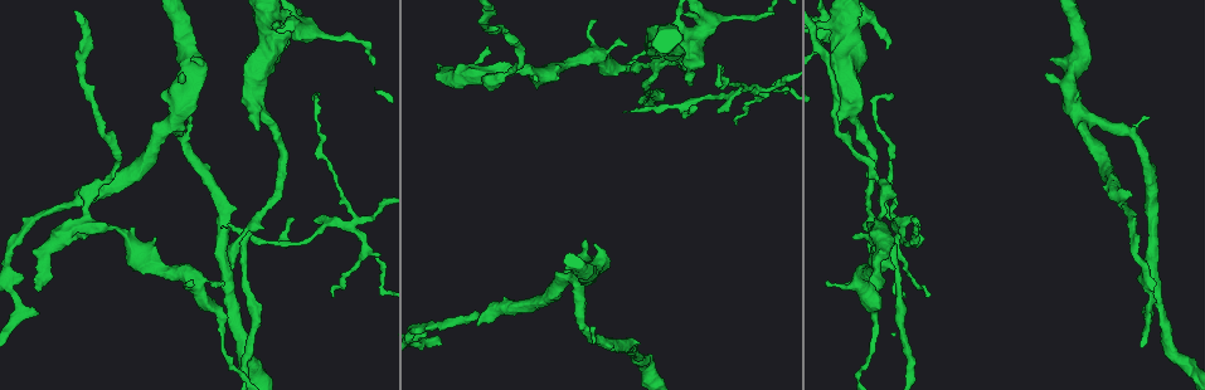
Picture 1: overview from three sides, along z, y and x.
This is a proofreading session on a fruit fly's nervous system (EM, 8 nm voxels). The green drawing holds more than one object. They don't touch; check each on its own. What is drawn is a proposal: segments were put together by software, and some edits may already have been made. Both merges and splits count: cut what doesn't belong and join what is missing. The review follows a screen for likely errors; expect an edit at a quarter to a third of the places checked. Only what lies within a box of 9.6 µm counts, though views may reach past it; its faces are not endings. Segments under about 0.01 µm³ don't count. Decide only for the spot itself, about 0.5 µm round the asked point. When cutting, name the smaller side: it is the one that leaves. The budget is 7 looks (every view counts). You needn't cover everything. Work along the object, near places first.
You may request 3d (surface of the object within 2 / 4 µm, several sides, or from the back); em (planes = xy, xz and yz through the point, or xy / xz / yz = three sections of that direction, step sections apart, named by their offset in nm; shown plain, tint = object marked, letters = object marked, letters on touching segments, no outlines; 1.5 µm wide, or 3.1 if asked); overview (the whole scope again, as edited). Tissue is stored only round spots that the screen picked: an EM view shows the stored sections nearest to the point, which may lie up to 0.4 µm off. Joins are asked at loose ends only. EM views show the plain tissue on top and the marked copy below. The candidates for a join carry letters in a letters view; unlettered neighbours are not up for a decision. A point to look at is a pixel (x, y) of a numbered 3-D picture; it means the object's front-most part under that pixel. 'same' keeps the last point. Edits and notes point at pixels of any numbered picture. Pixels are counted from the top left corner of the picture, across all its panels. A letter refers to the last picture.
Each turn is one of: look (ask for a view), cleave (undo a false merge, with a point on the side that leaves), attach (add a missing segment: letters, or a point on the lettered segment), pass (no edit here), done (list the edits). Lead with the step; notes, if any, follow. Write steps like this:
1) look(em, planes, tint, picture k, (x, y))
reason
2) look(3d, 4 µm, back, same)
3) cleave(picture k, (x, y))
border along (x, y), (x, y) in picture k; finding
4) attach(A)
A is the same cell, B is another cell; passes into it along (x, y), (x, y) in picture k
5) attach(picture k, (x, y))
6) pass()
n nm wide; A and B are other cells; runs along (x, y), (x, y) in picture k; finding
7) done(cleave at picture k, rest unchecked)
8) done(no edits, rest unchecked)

look(3d, 2 µm, picture 1, (259, 129))
stops while still wide

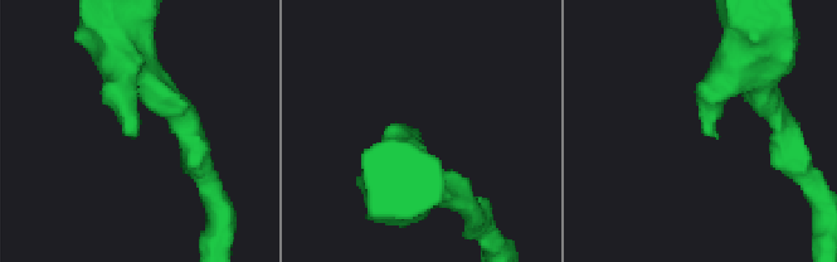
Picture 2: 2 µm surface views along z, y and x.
look(em, planes, letters, picture 2, (716, 139))

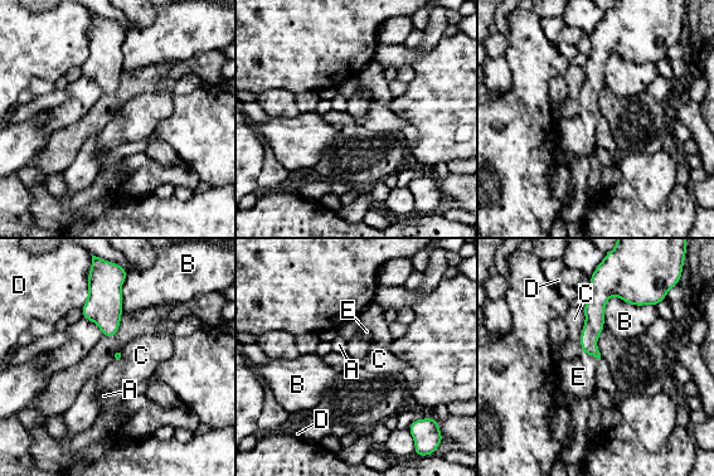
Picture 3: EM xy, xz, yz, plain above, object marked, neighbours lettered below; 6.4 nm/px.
attach(E)
E is the same cell, A, B, C and D are other cells; passes into it along (593, 326), (592, 355), (578, 377) in picture 3; it goes on there

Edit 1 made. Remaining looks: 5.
look(overview)

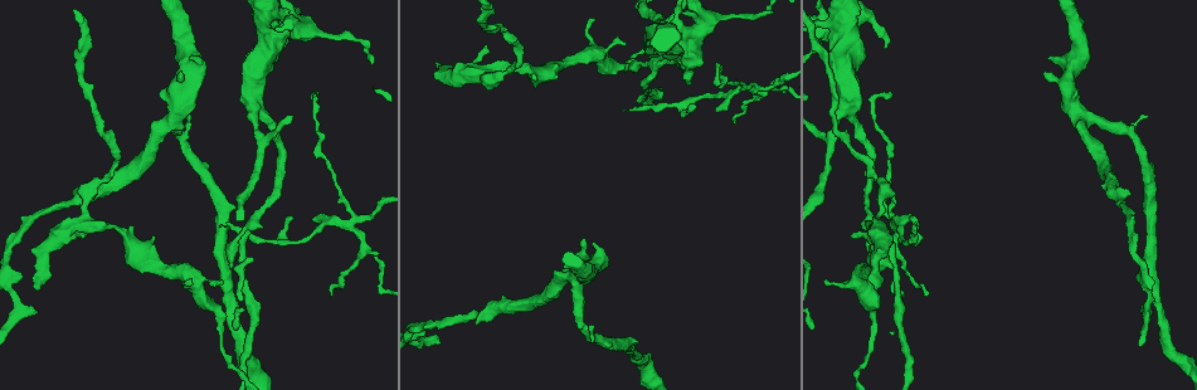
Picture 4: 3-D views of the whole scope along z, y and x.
look(3d, 4 µm, picture 4, (225, 223))

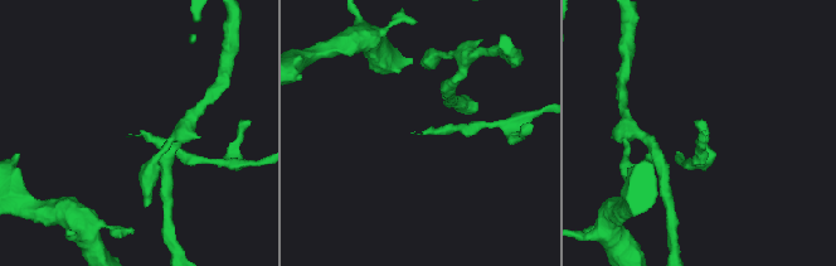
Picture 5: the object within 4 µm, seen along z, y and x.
look(em, xz, step 4, tint, picture 5, (703, 130))

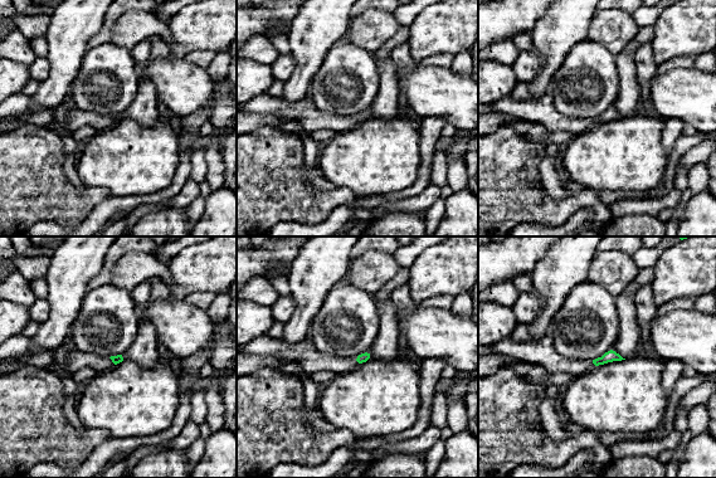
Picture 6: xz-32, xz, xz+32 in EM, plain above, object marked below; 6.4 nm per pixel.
look(em, planes, letters, same)
another direction

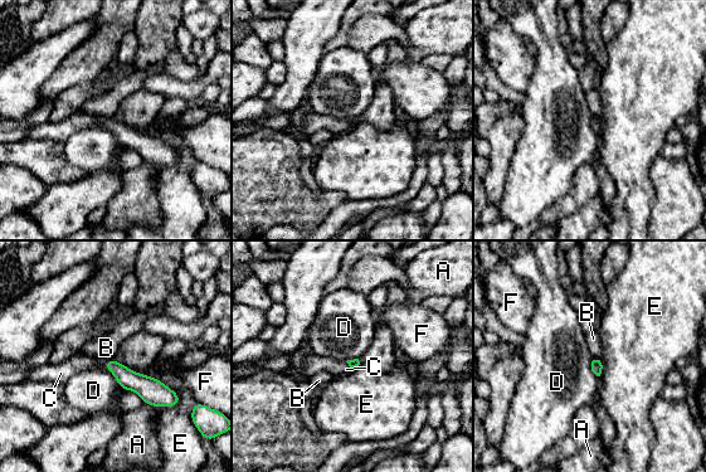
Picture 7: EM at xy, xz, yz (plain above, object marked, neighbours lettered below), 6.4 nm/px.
attach(C)
C is the same cell, A, B, D, E and F are other cells; passes into it along (127, 379), (105, 364), (79, 361) in picture 7; the cell continues

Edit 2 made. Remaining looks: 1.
done(attach at picture 3, attach at picture 7, rest unchecked)

